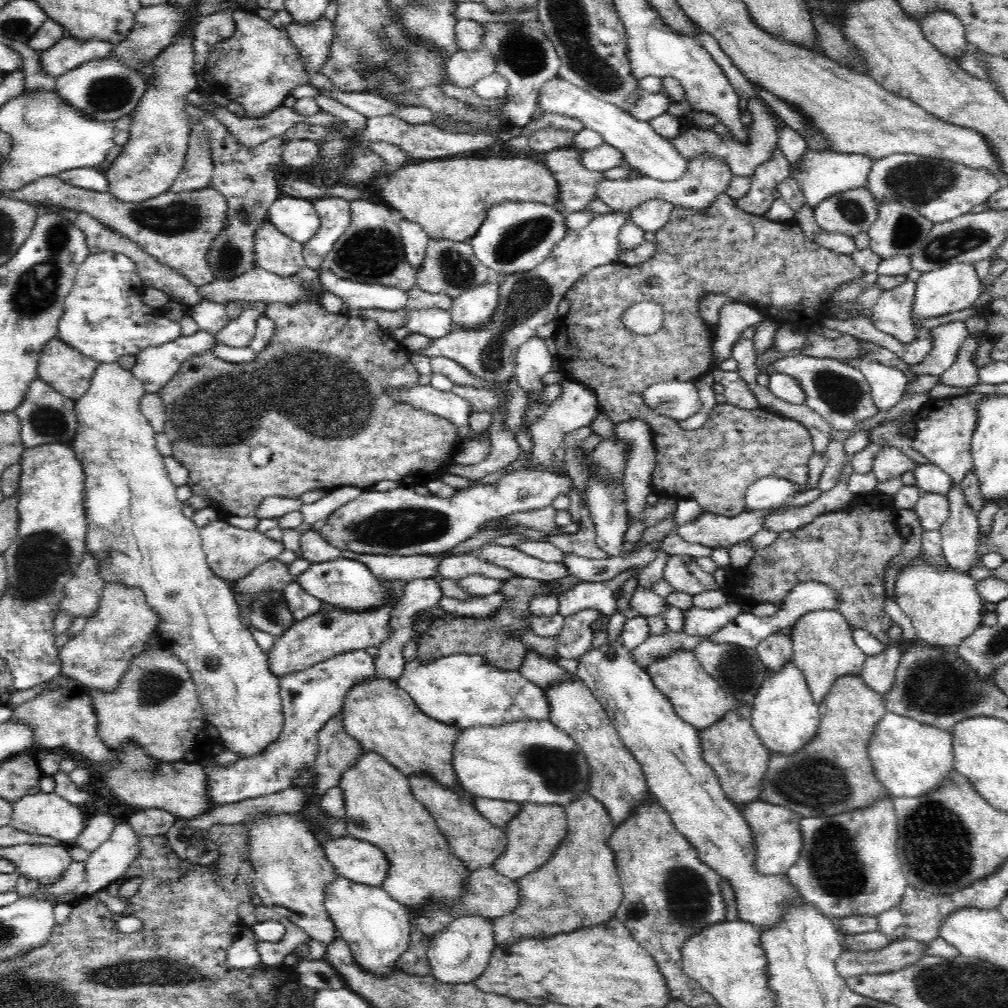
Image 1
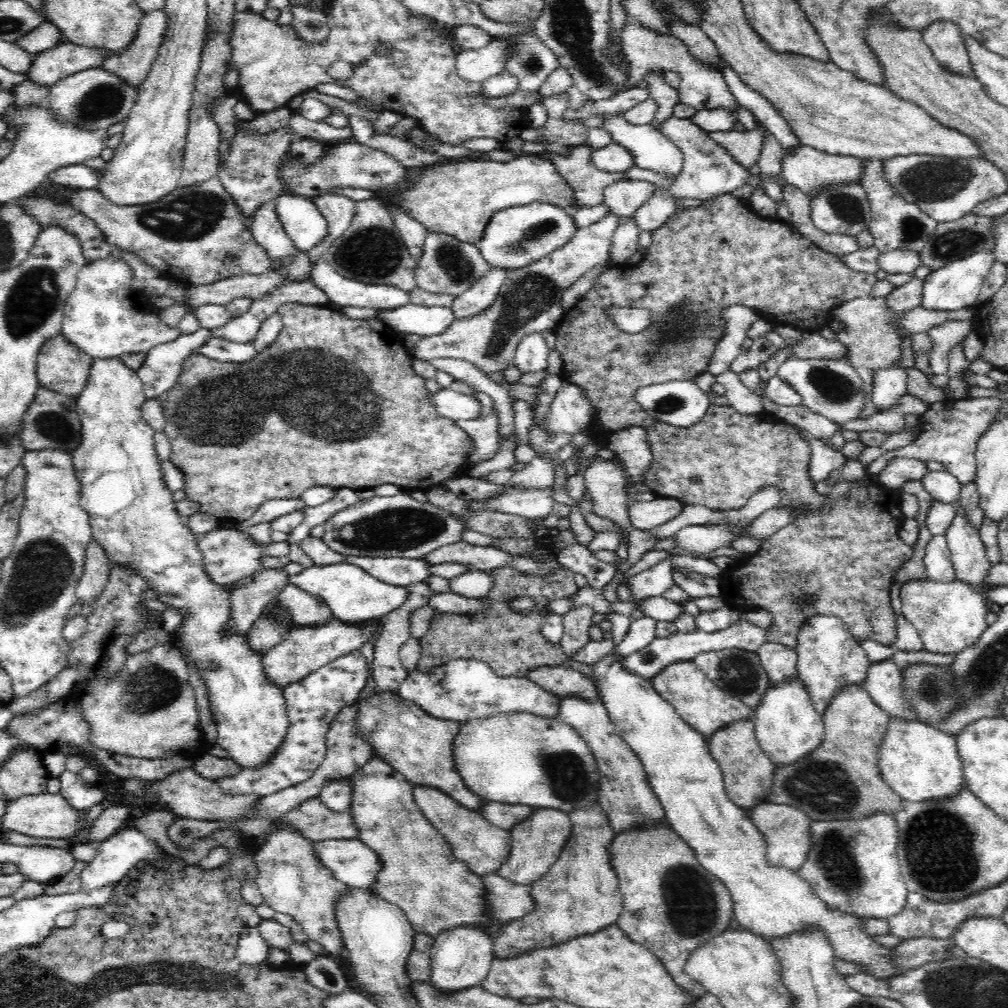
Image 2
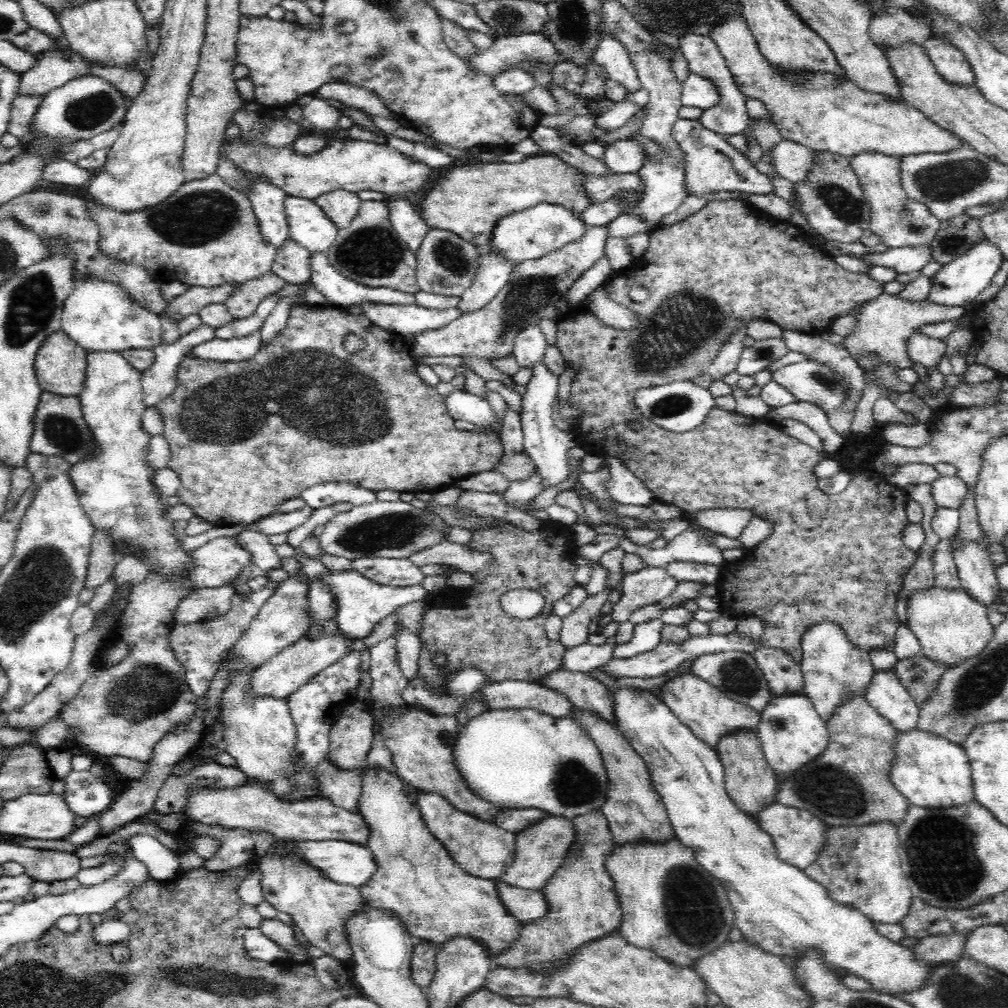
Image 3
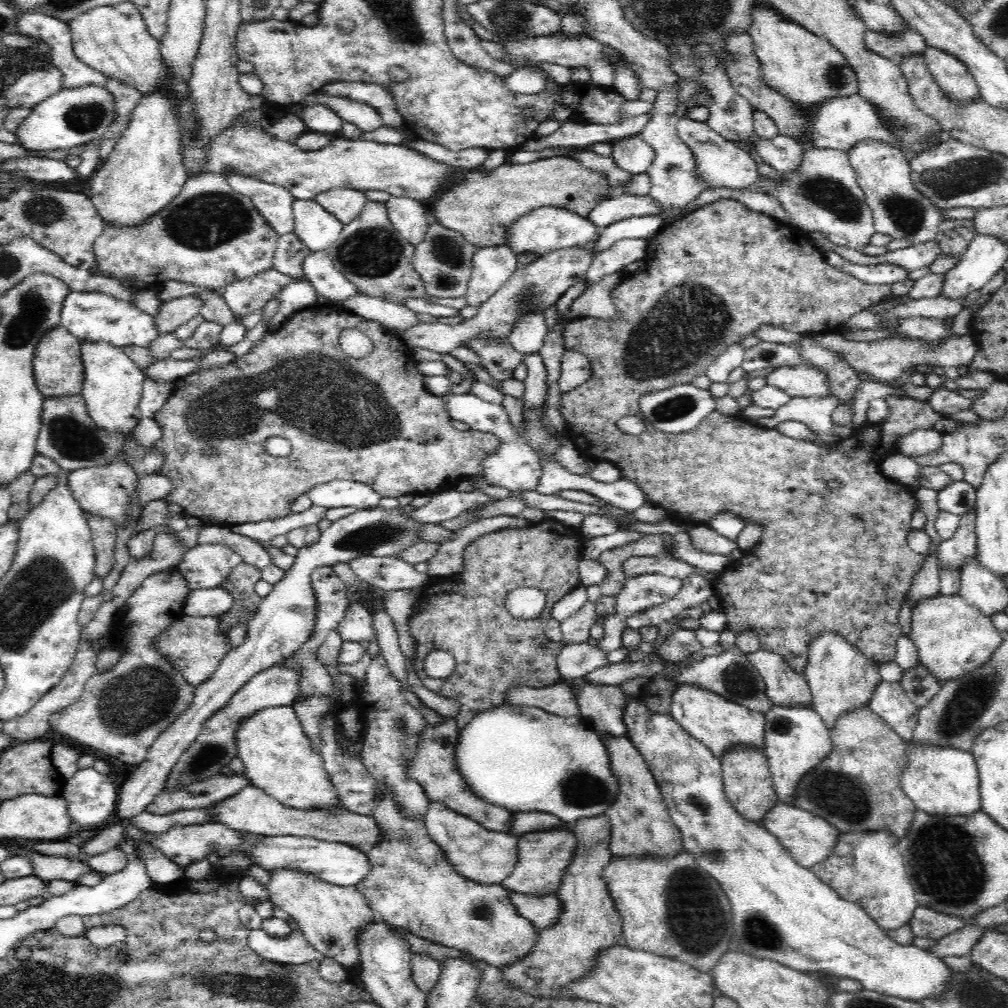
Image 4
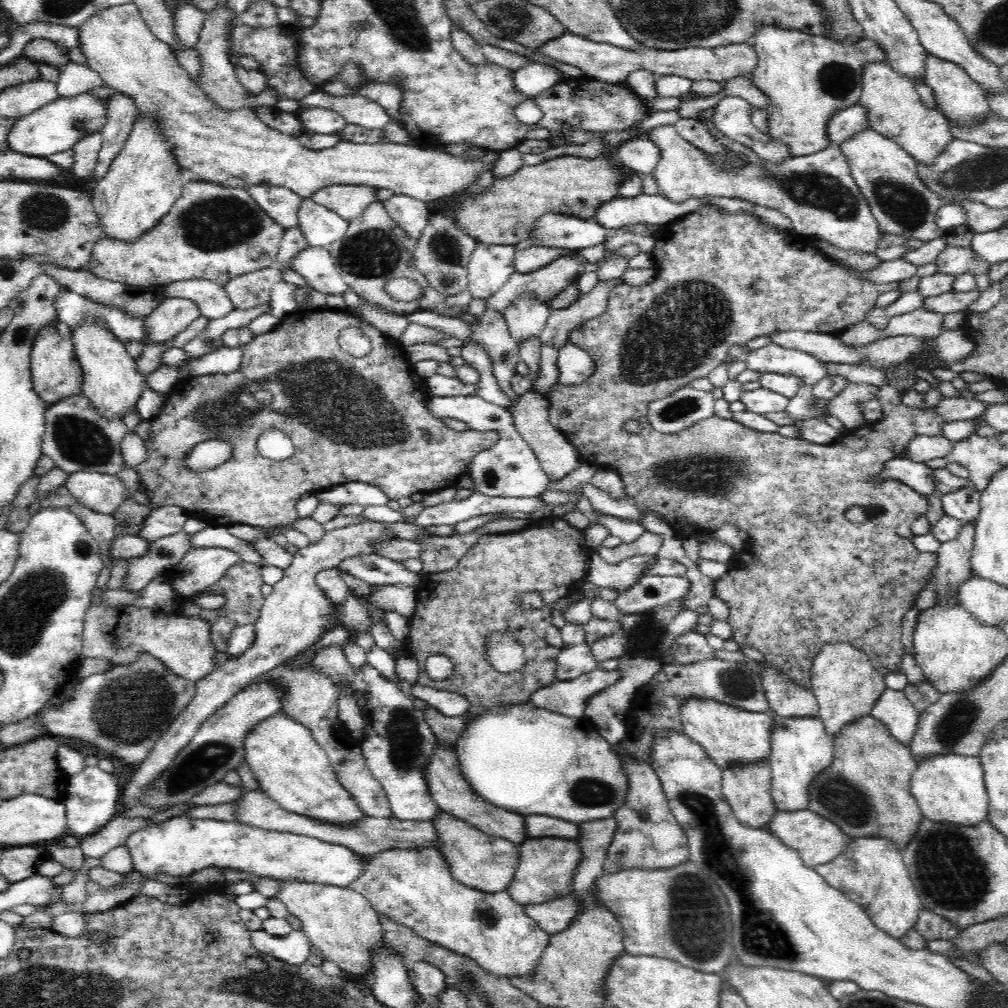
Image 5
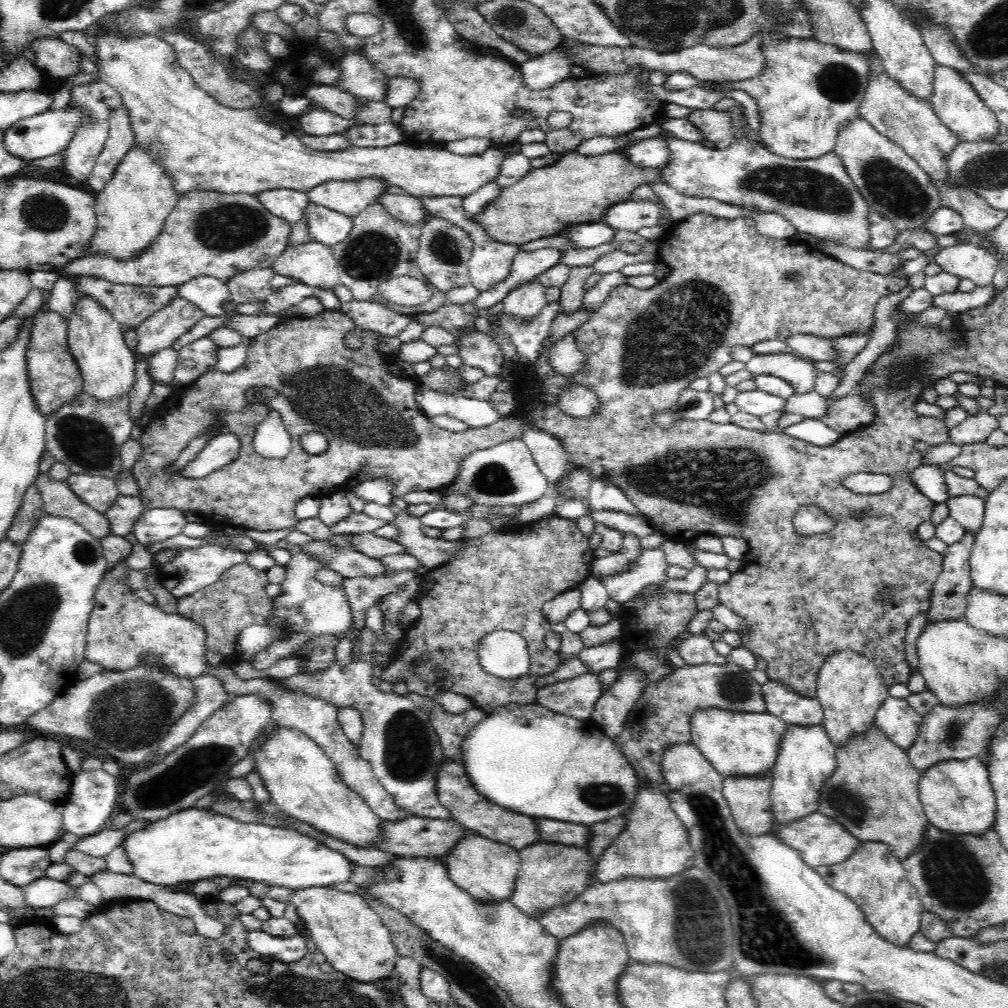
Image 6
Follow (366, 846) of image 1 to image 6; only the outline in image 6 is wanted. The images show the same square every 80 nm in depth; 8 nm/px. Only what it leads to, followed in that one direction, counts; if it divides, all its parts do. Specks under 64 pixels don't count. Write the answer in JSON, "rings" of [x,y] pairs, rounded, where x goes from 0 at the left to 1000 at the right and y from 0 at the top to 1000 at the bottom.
{"rings":[[[192,801],[139,818],[121,838],[137,871],[165,879],[208,869],[254,873],[284,882],[329,879],[347,875],[351,859],[342,847],[311,829],[265,817],[238,815]]]}

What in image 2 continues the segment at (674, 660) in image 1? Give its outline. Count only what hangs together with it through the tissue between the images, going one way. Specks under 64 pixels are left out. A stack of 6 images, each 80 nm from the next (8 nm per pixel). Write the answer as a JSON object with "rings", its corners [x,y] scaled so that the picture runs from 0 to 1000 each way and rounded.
{"rings":[[[673,655],[657,665],[653,665],[646,673],[646,678],[671,703],[675,712],[678,712],[687,722],[701,730],[708,728],[710,722],[716,722],[732,712],[748,712],[746,701],[738,698],[732,692],[720,688],[708,676],[703,674],[688,655]]]}

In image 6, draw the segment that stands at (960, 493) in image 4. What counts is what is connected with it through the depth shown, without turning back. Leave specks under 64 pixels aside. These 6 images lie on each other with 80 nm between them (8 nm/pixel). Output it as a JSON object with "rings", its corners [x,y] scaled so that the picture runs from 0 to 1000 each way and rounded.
{"rings":[[[950,490],[938,498],[941,512],[951,518],[956,525],[970,529],[977,510],[977,496],[967,490]]]}

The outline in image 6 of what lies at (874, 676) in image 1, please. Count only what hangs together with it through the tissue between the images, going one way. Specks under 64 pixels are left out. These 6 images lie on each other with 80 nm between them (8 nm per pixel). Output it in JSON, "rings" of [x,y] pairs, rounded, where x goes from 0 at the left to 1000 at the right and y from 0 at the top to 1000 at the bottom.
{"rings":[[[881,688],[869,704],[868,719],[873,721],[887,738],[901,744],[911,730],[915,712],[916,709],[905,702],[900,693]]]}

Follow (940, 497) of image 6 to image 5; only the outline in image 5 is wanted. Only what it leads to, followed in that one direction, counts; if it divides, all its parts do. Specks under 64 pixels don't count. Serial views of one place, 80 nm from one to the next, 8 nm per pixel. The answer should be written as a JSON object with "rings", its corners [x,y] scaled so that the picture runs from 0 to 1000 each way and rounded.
{"rings":[[[884,454],[877,458],[875,475],[891,476],[913,490],[927,490],[925,465],[919,459],[907,458],[903,454]]]}

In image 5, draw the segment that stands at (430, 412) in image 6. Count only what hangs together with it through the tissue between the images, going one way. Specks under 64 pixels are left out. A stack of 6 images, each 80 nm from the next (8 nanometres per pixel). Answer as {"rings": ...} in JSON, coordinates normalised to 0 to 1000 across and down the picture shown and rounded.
{"rings":[[[457,390],[452,393],[436,394],[426,392],[426,405],[433,413],[452,415],[462,419],[466,426],[475,428],[492,428],[494,438],[484,448],[470,452],[464,469],[470,476],[472,486],[484,492],[521,494],[540,489],[544,482],[545,472],[539,466],[528,443],[511,424],[507,408],[503,404],[494,403],[481,398],[474,392]]]}

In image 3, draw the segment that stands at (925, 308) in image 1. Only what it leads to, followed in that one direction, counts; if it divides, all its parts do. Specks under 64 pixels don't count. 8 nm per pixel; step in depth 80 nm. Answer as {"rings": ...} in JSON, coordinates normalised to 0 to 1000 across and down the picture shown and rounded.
{"rings":[[[976,239],[962,248],[958,252],[951,254],[948,258],[935,263],[933,268],[923,275],[923,290],[921,297],[934,304],[954,304],[967,300],[968,295],[974,288],[982,282],[984,274],[990,270],[994,262],[992,247],[984,239]]]}

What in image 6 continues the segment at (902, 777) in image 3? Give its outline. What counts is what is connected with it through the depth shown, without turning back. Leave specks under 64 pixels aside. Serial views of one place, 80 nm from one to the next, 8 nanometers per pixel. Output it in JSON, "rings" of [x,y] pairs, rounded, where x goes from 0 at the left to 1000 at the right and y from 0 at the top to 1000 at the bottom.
{"rings":[[[973,751],[956,754],[933,754],[919,762],[911,778],[911,793],[922,817],[948,827],[974,827],[986,819],[988,791],[982,779],[980,763]]]}

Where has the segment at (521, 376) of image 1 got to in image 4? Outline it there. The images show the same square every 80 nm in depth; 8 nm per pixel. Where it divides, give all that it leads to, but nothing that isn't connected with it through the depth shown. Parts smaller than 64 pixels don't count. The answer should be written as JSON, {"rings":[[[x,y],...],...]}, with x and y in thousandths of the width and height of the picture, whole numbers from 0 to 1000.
{"rings":[[[526,311],[512,318],[504,338],[518,352],[519,359],[520,354],[535,350],[542,332],[540,311]]]}

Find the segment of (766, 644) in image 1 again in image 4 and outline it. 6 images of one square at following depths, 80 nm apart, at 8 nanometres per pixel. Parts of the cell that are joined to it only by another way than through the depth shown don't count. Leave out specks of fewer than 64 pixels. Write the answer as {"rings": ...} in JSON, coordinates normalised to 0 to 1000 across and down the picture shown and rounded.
{"rings":[[[757,644],[740,649],[742,655],[757,671],[760,688],[767,698],[801,698],[805,700],[806,689],[799,670],[792,669],[771,647]]]}

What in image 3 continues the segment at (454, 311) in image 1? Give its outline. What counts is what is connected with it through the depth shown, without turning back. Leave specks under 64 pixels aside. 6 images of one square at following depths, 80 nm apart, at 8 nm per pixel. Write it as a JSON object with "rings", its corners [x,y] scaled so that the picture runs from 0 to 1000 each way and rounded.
{"rings":[[[478,250],[477,263],[468,284],[458,289],[452,306],[461,313],[485,302],[500,286],[510,263],[492,251]]]}

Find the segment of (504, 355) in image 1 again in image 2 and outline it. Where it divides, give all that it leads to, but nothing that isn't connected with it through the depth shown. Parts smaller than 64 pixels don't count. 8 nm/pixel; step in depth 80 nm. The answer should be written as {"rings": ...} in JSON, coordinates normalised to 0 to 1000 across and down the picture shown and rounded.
{"rings":[[[609,211],[597,214],[595,218],[571,226],[567,236],[520,266],[505,268],[498,280],[492,300],[483,309],[471,314],[451,318],[436,332],[418,334],[418,338],[407,350],[419,357],[430,355],[450,355],[466,359],[483,372],[498,370],[511,361],[511,349],[516,338],[528,330],[550,327],[560,315],[557,304],[558,293],[571,278],[591,264],[607,263],[606,244],[609,229],[617,216]]]}

